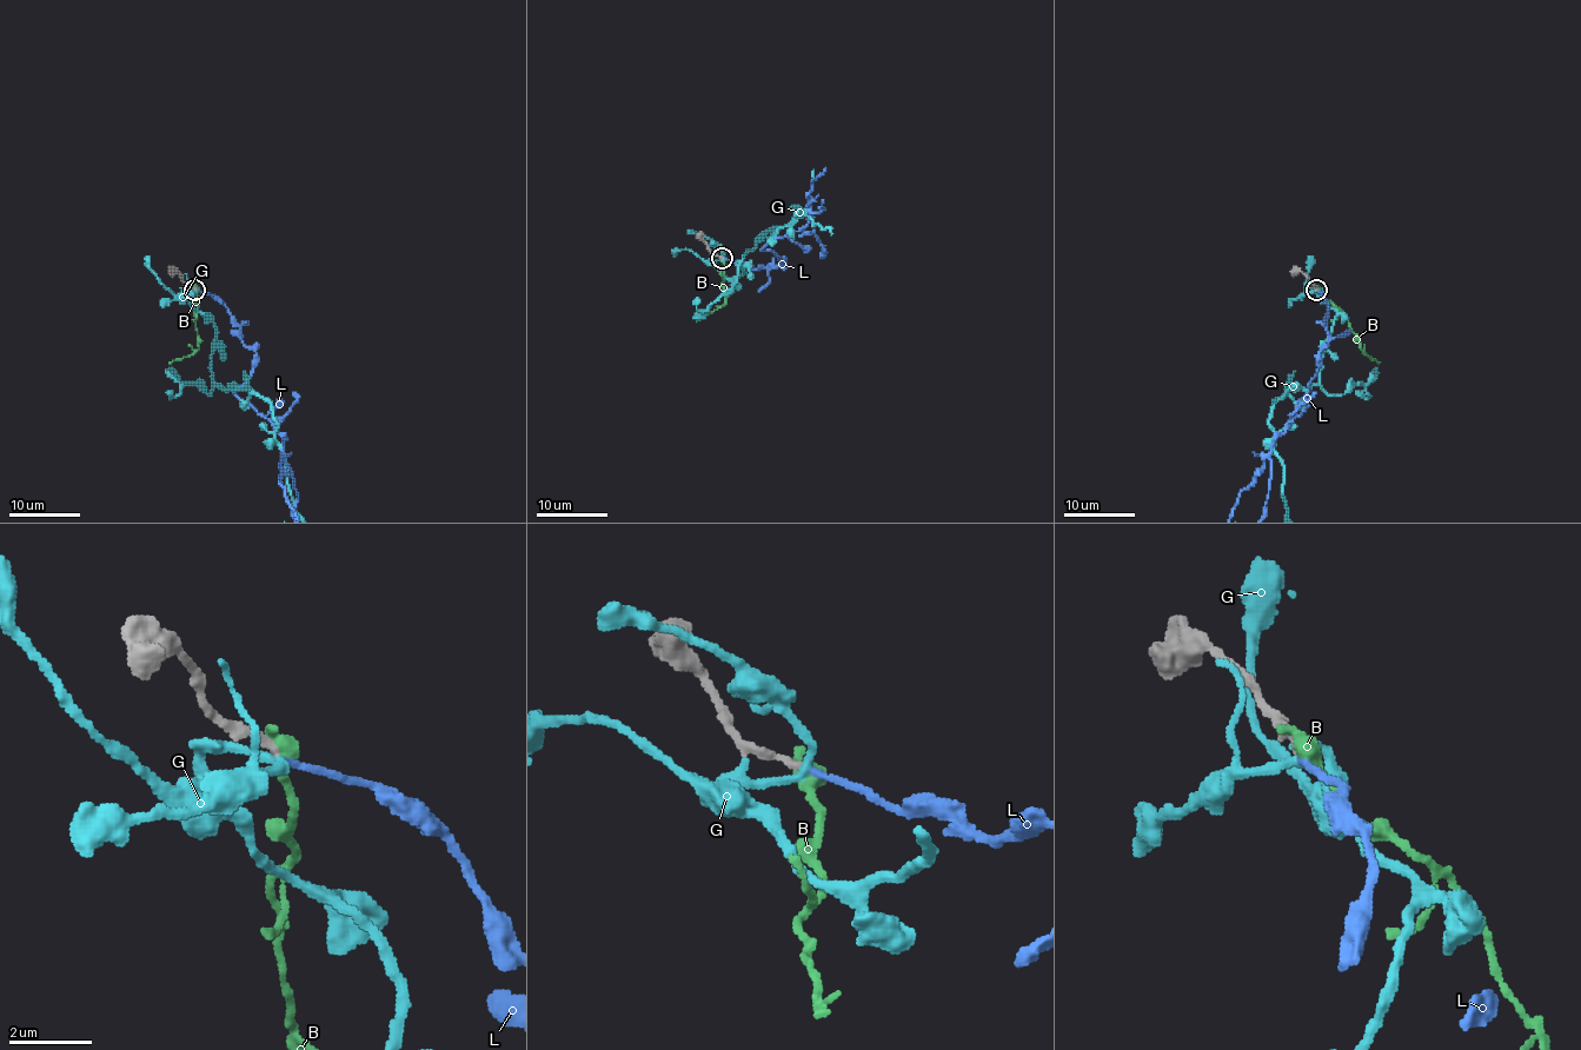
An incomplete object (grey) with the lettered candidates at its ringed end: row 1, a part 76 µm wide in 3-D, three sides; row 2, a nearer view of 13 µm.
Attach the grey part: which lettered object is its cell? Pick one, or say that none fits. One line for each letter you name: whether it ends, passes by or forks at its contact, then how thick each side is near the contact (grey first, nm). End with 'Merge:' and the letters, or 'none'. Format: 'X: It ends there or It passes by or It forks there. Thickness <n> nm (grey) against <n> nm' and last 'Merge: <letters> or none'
L: It ends there. Thickness 160 nm (grey) against 130 nm
Merge: L

